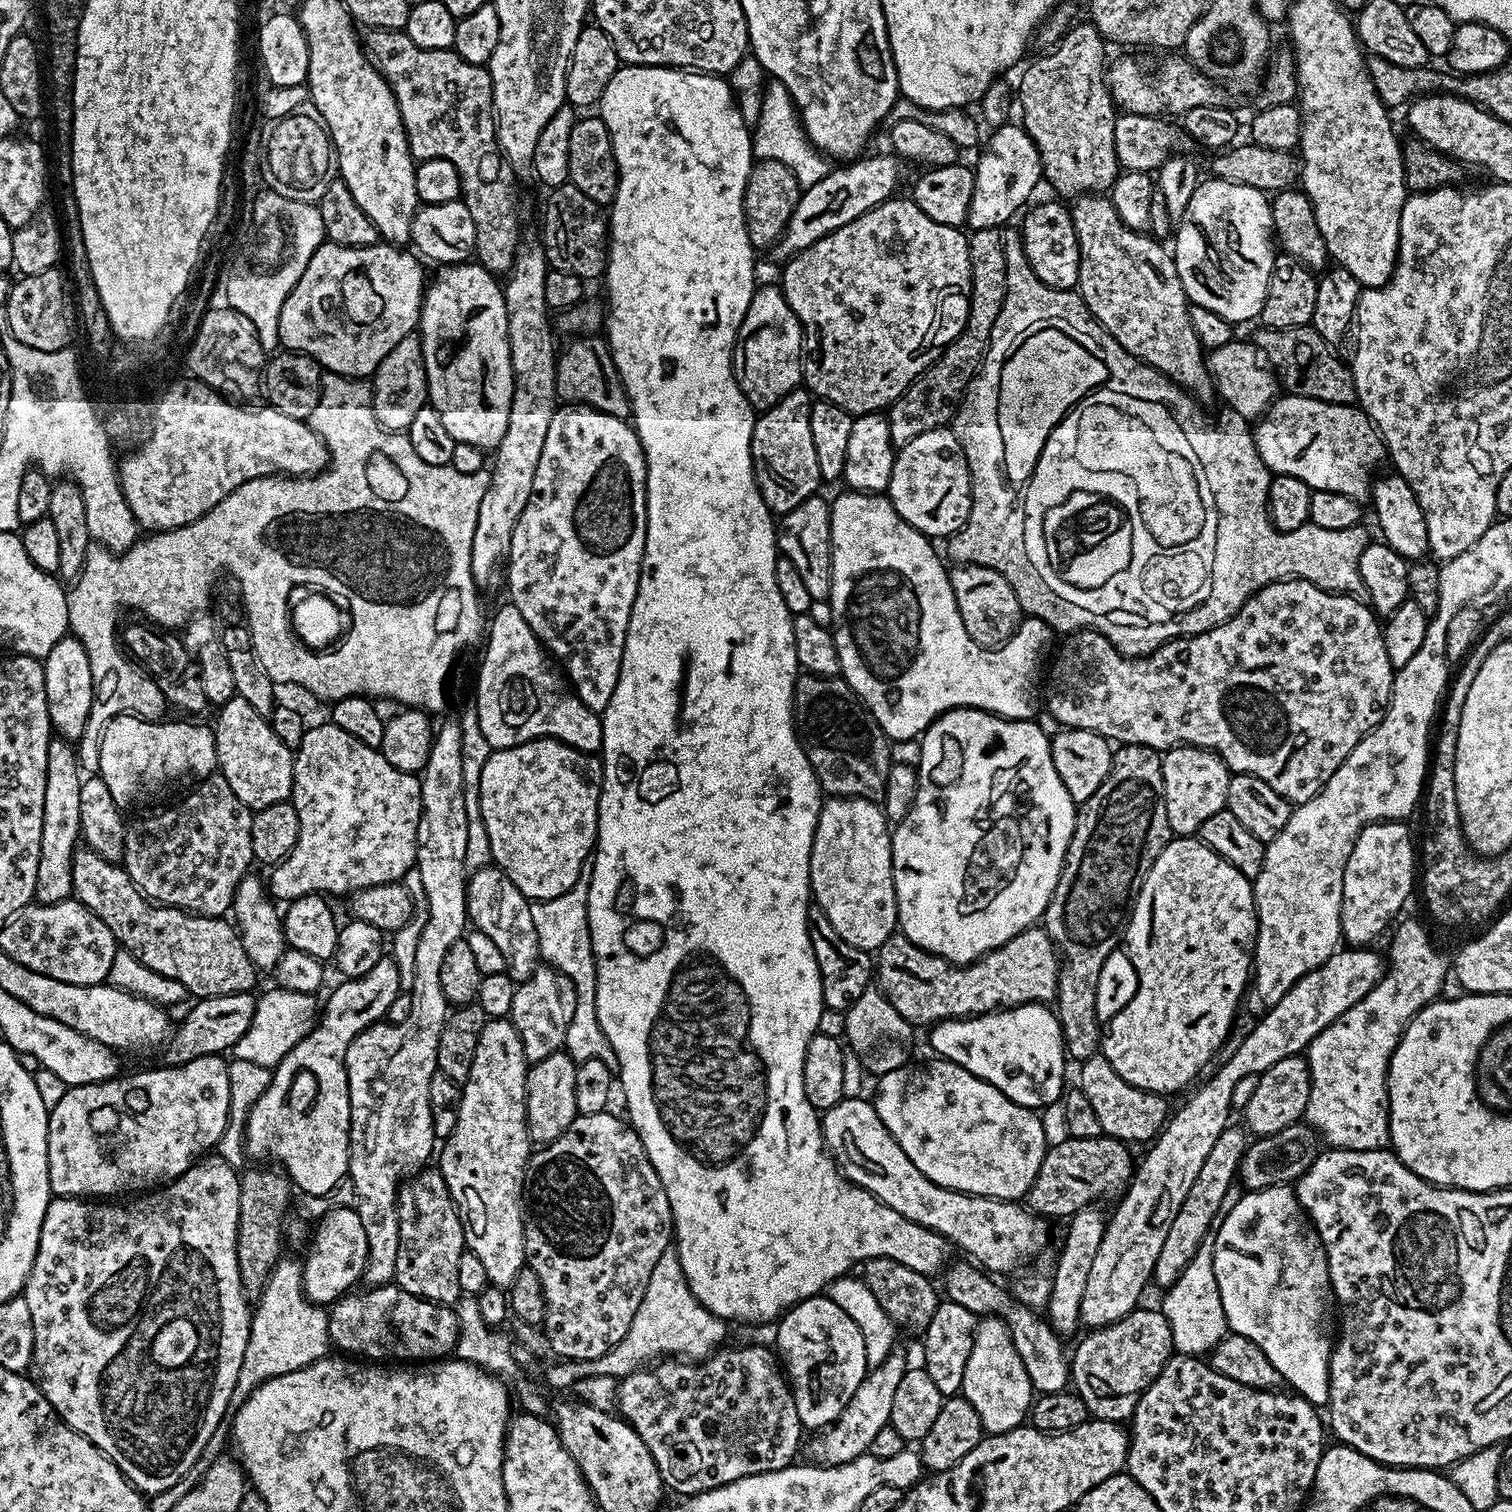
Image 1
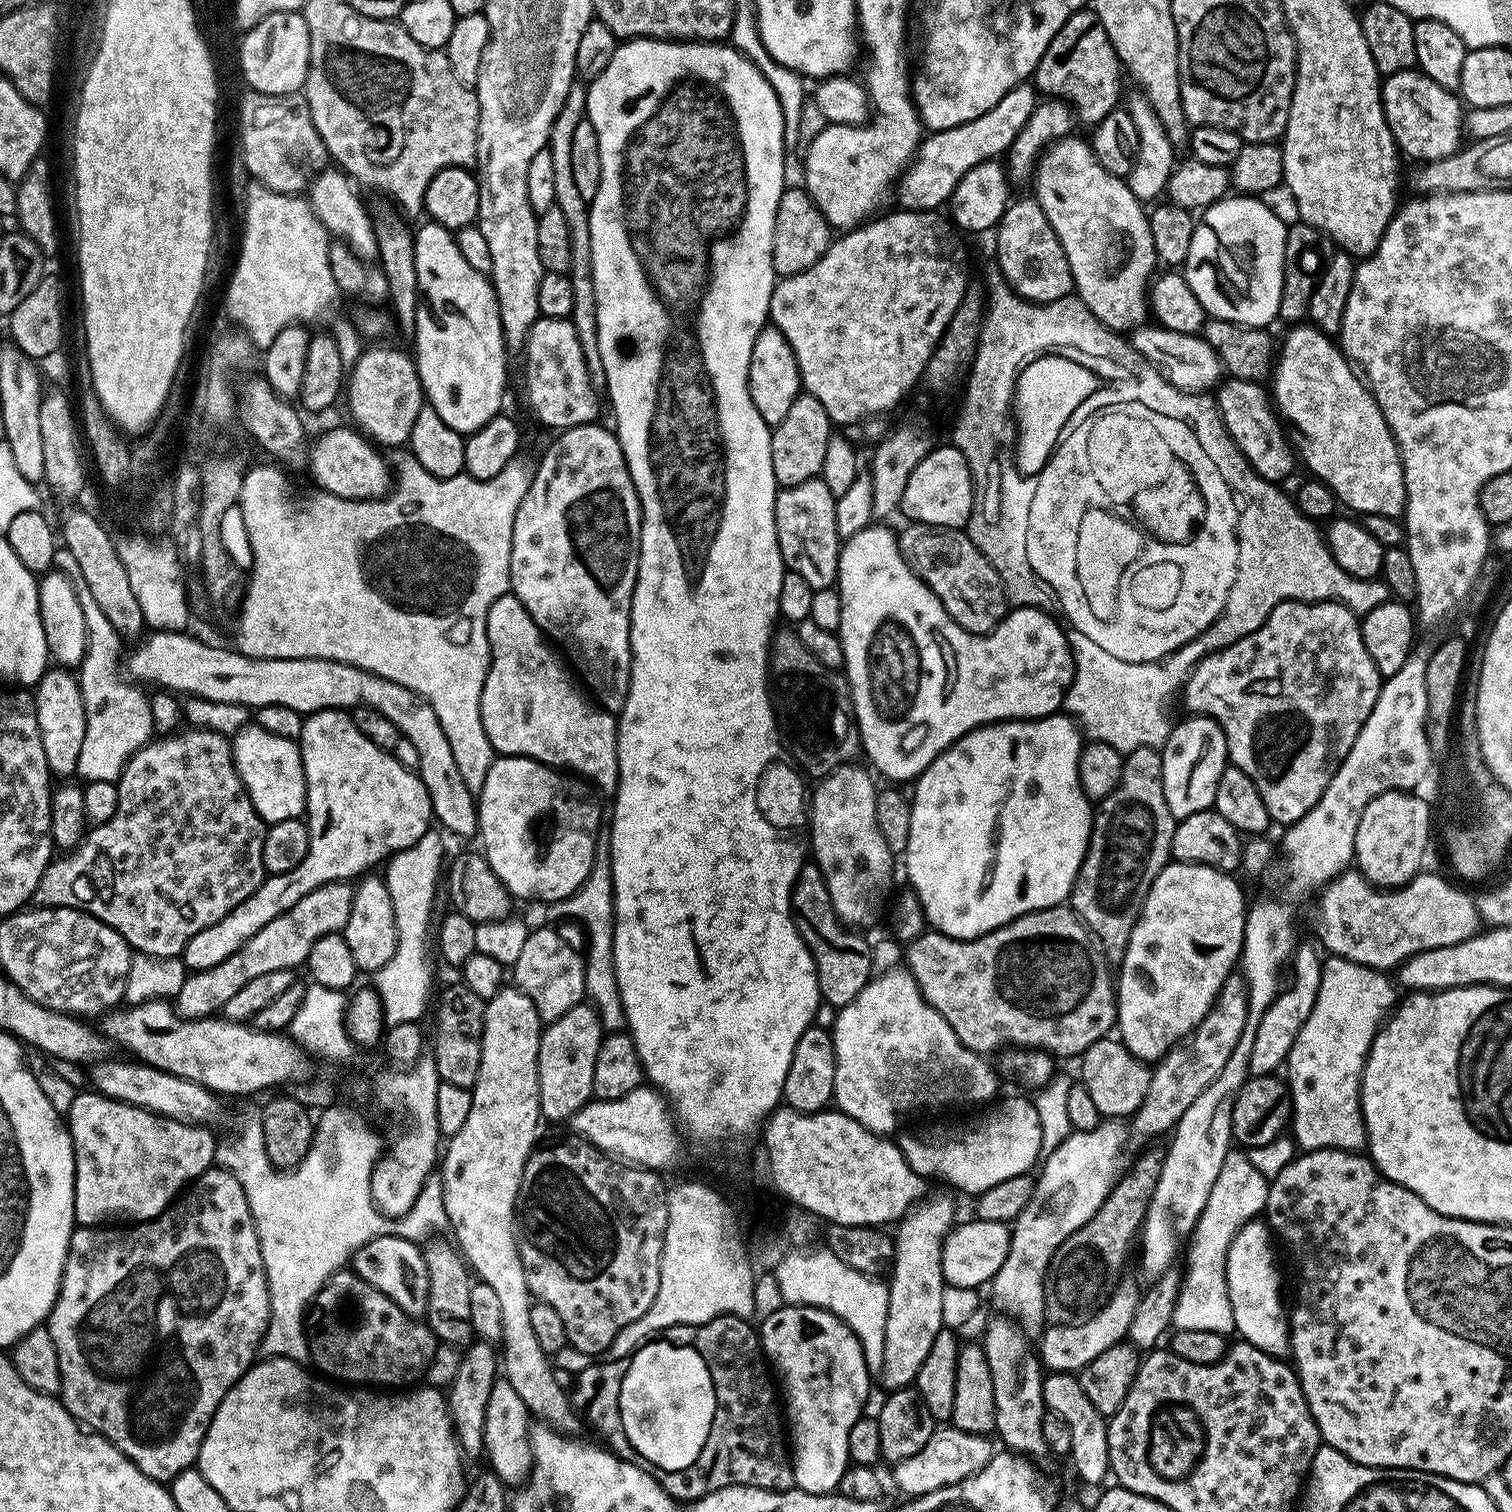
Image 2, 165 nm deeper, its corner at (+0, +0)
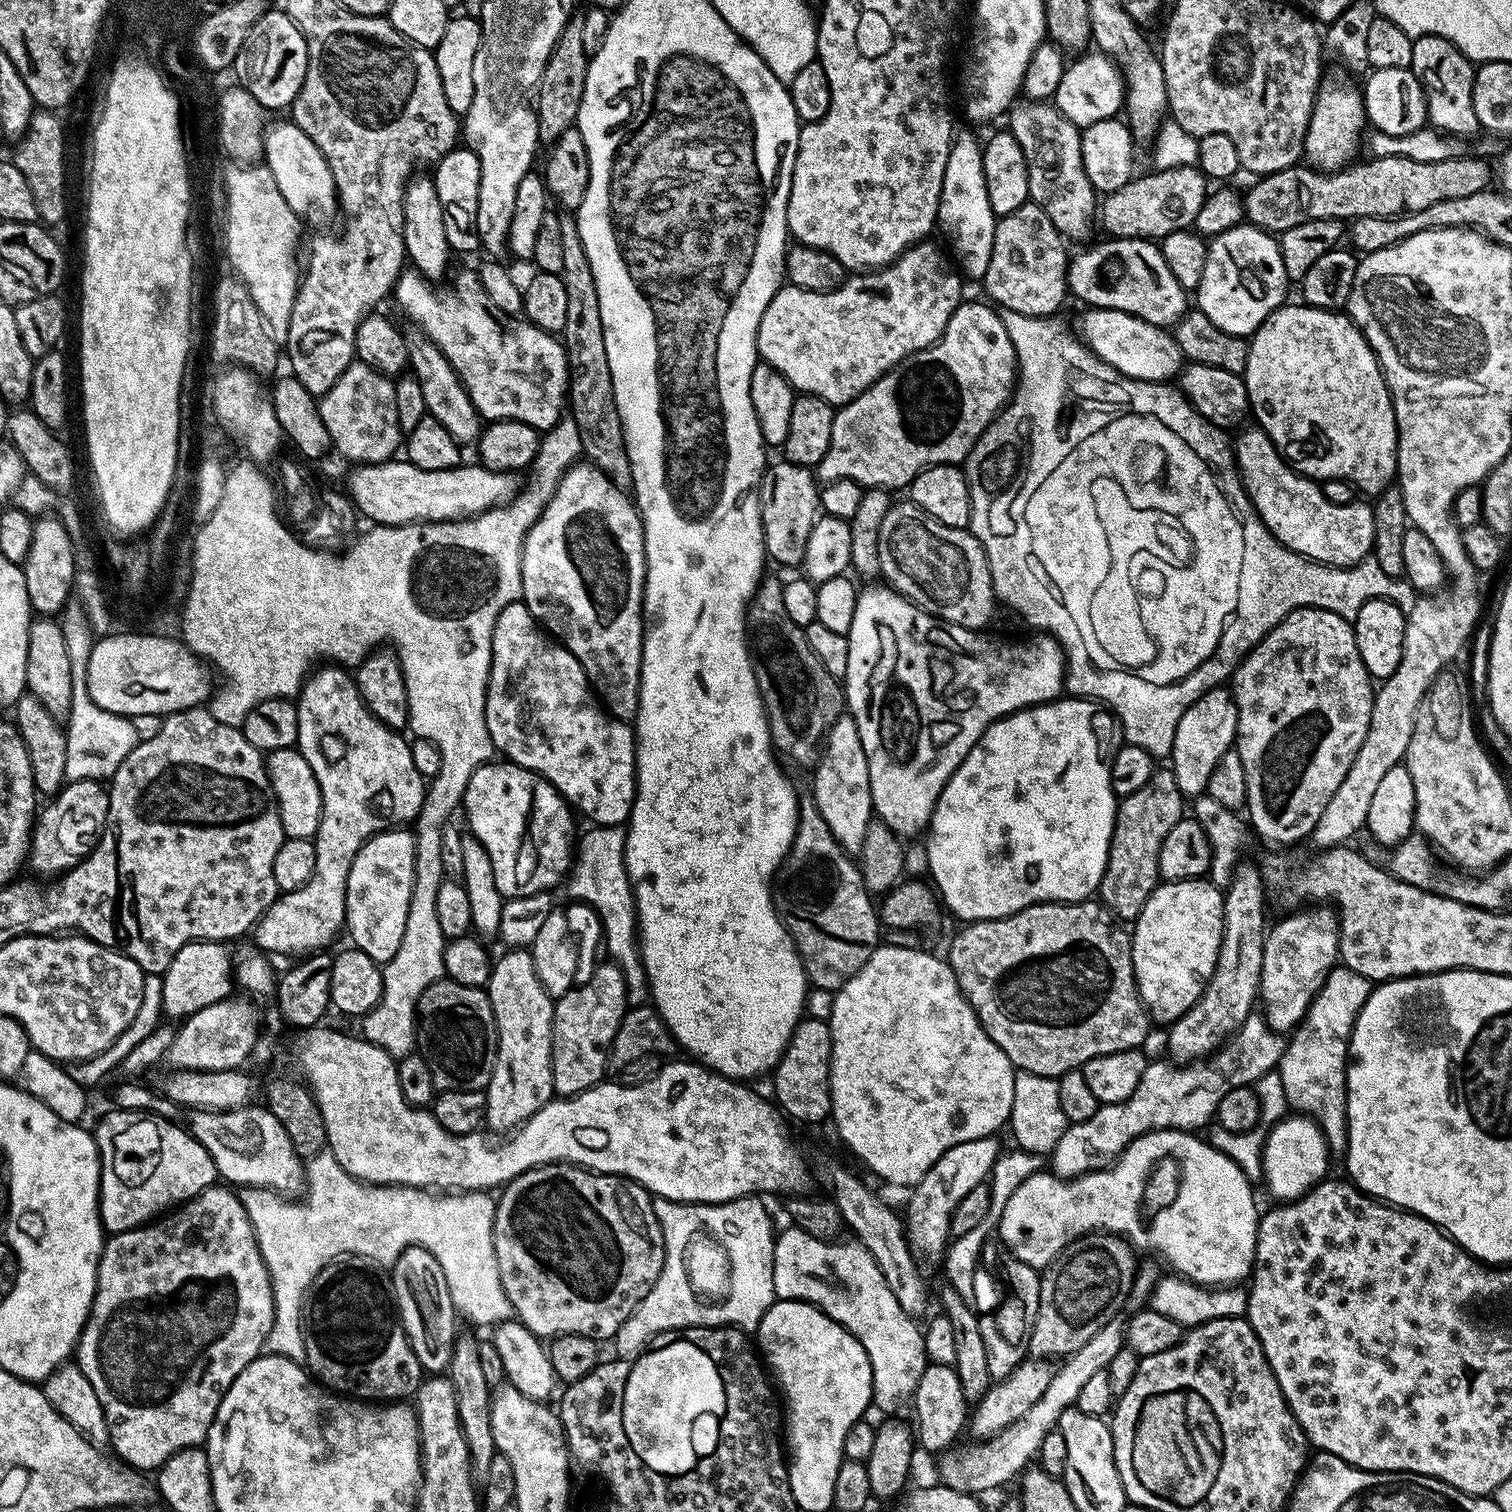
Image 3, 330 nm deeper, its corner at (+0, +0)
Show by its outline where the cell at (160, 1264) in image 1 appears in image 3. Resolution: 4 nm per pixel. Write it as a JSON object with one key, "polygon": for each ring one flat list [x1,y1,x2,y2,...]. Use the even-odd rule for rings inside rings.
{"polygon":[[213,1186,202,1190,195,1198,161,1215,155,1222,131,1228,129,1232,109,1235,105,1239,104,1249,100,1255,94,1302,80,1340,76,1343,74,1360,78,1365,79,1375,83,1379,84,1376,88,1379,88,1384,92,1387,101,1410,104,1411,104,1420,108,1423,108,1436,112,1439,111,1451,125,1465,136,1470,148,1470,144,1468,158,1470,174,1454,187,1448,199,1448,207,1441,208,1431,226,1390,232,1385,234,1378,238,1378,242,1369,265,1351,264,1343,274,1322,276,1307,272,1297,272,1280,268,1276,268,1267,264,1264,262,1254,256,1245,256,1235,250,1218,242,1206,239,1195,231,1187,220,1187]]}

